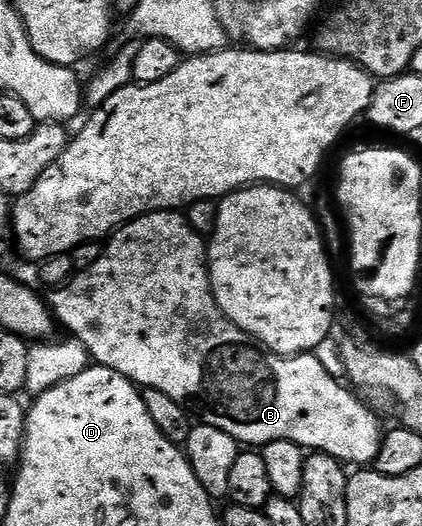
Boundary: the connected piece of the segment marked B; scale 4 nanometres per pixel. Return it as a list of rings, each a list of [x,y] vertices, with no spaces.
[[[157,210],[155,214],[146,214],[142,218],[136,218],[133,222],[126,223],[125,226],[119,226],[109,241],[105,243],[100,260],[96,260],[96,264],[92,264],[92,268],[75,273],[69,282],[49,291],[48,305],[57,325],[61,329],[63,326],[69,337],[84,344],[84,348],[97,365],[112,368],[112,372],[120,372],[120,376],[124,376],[139,388],[164,392],[164,396],[172,396],[172,400],[176,400],[176,404],[189,410],[201,425],[220,428],[220,432],[228,432],[228,436],[232,436],[243,447],[261,448],[268,445],[269,442],[288,440],[307,451],[327,454],[337,458],[343,464],[349,464],[351,467],[354,465],[354,468],[369,467],[380,452],[384,430],[383,427],[378,427],[377,416],[369,410],[371,407],[353,389],[347,388],[339,379],[328,376],[328,372],[324,372],[320,360],[316,360],[314,353],[293,356],[269,353],[255,345],[235,322],[226,319],[226,315],[222,313],[218,301],[214,298],[214,290],[210,286],[207,243],[204,241],[203,235],[197,234],[186,223],[185,217],[181,213],[173,210]]]

